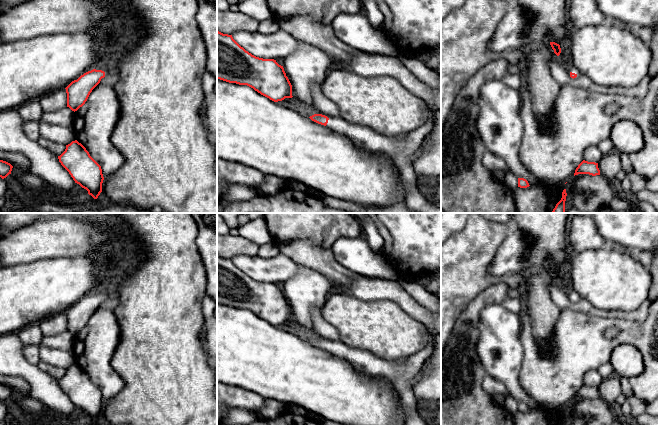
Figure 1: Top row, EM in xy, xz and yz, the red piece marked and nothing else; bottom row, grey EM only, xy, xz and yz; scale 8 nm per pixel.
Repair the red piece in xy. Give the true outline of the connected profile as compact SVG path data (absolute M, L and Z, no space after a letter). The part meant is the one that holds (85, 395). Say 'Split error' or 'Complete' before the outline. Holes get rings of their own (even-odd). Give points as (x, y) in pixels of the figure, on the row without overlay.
Complete. M77 364L72 365L66 369L65 375L58 383L75 407L97 423L102 416L104 401L101 390L90 380L86 372Z

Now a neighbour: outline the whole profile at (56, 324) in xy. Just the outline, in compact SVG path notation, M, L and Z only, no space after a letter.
M60 313L49 317L39 323L43 337L53 336L67 330L66 313Z

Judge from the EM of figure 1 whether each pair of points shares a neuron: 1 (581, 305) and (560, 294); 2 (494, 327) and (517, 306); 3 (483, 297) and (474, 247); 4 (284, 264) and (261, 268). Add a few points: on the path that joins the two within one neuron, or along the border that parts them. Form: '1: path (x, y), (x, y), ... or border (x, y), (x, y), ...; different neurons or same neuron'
1: path (576, 305), (570, 305), (564, 299); same neuron
2: border (501, 304), (519, 315); different neurons
3: border (504, 282), (495, 282), (489, 285), (464, 306); different neurons
4: path (278, 268), (267, 268); same neuron

